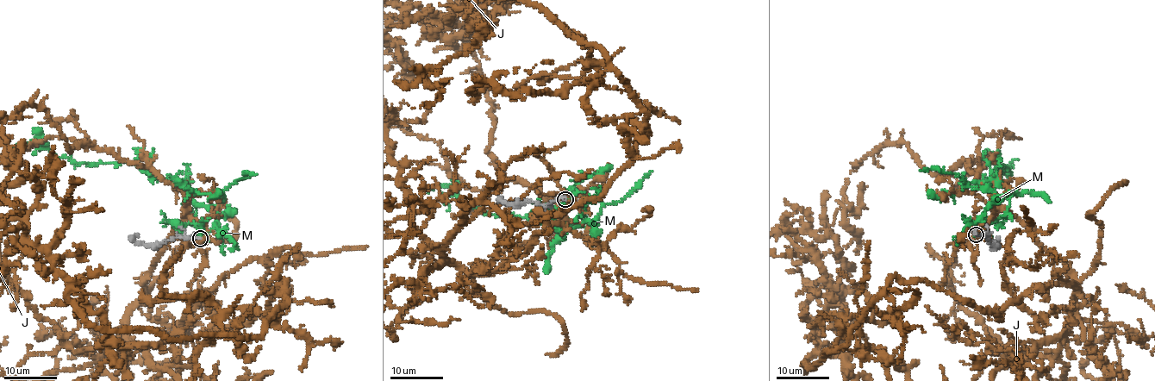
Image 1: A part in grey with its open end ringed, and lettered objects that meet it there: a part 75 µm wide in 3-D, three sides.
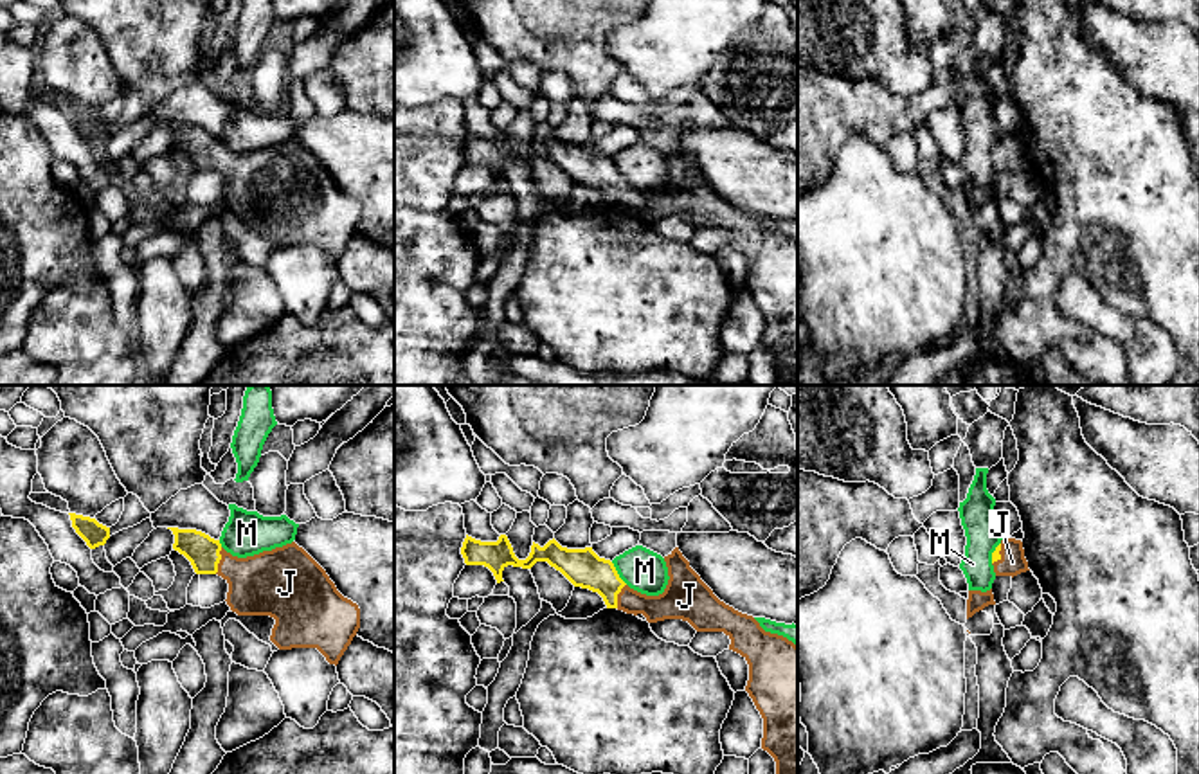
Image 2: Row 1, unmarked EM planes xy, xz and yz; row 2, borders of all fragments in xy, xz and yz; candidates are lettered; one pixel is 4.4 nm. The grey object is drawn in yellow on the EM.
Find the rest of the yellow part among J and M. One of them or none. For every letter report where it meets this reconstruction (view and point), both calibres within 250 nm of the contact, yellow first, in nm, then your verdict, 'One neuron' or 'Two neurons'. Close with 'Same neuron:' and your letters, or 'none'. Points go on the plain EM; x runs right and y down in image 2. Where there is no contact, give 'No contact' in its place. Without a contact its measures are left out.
J: Touches yellow at xy (220, 155). Thickness 150 nm (yellow) against 280 nm. One neuron
M: Touches yellow at xz (616, 170). Thickness 170 nm (yellow) against 190 nm. Two neurons
Same neuron: J

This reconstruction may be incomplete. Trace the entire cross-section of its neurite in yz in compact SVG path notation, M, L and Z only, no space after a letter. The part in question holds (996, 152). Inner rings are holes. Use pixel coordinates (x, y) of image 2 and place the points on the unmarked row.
M1003 135L992 149L992 162L996 173L1017 173L1030 167L1024 155L1023 139L1015 135Z

